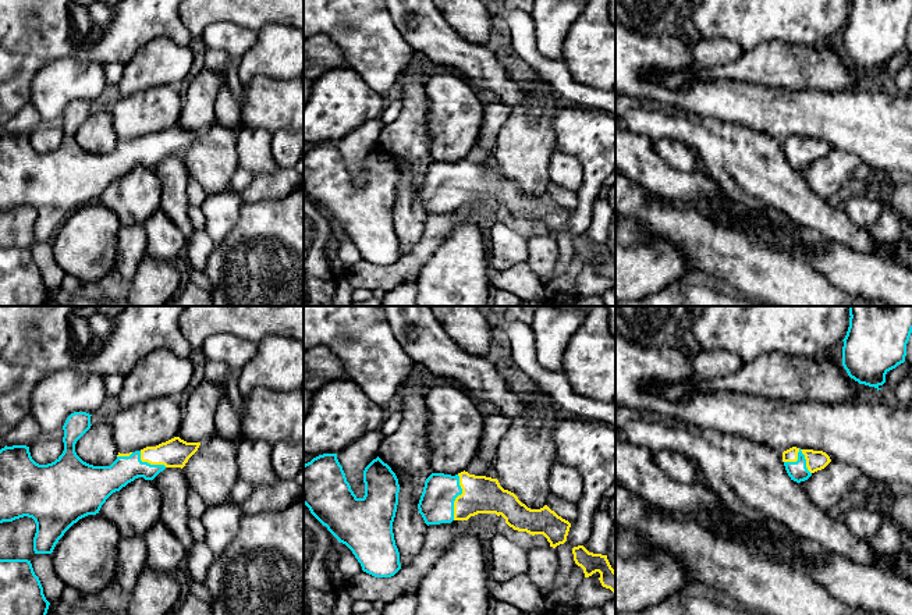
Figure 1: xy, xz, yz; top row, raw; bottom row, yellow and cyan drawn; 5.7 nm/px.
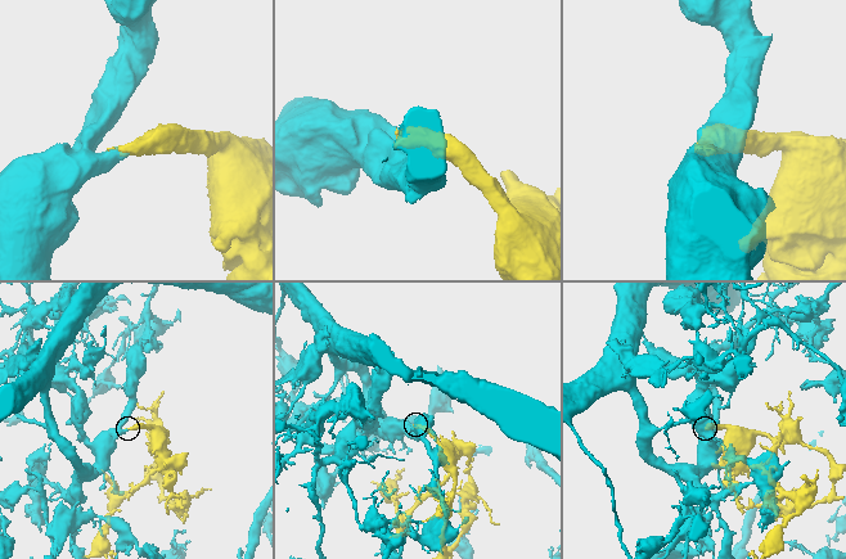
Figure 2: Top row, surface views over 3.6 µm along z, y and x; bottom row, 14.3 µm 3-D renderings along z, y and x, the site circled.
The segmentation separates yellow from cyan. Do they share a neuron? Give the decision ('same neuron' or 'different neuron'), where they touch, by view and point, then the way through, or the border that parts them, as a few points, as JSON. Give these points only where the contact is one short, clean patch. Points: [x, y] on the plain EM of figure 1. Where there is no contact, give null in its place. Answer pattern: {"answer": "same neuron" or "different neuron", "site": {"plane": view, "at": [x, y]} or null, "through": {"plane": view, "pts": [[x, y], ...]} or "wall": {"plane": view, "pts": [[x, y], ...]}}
{"answer": "same neuron", "site": {"plane": "yz", "at": [802, 141]}, "through": {"plane": "yz", "pts": [[790, 144], [802, 141], [798, 160]]}}

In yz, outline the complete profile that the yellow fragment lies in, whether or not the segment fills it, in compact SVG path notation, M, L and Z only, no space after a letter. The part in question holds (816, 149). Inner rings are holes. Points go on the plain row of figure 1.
M792 135L783 141L783 150L791 168L801 171L808 168L815 160L824 157L831 147L823 139Z

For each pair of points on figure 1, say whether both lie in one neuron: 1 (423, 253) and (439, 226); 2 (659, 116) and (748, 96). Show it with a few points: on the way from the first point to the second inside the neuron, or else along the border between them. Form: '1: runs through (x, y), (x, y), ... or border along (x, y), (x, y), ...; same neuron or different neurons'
1: runs through (426, 246), (435, 233); same neuron
2: border along (656, 99), (717, 120); different neurons

